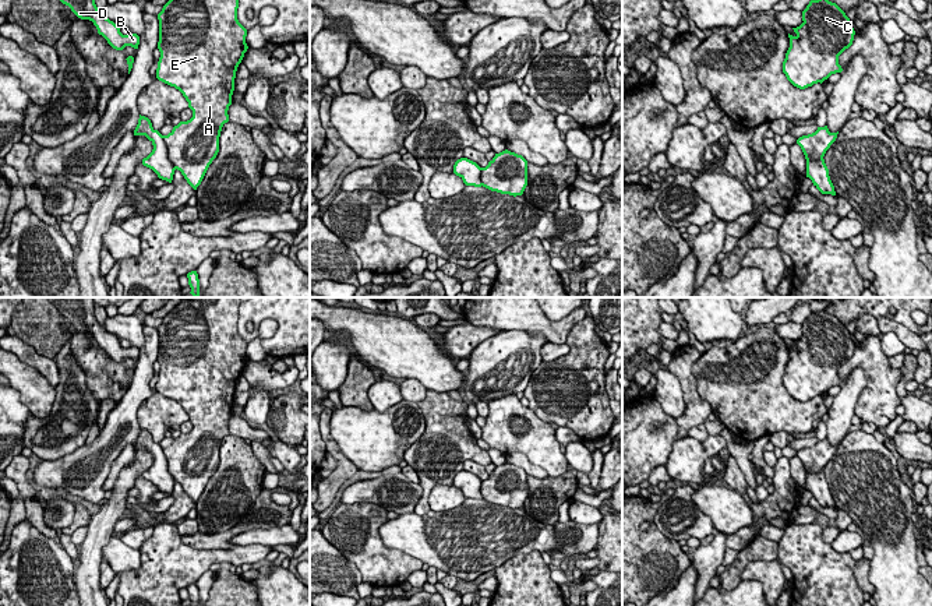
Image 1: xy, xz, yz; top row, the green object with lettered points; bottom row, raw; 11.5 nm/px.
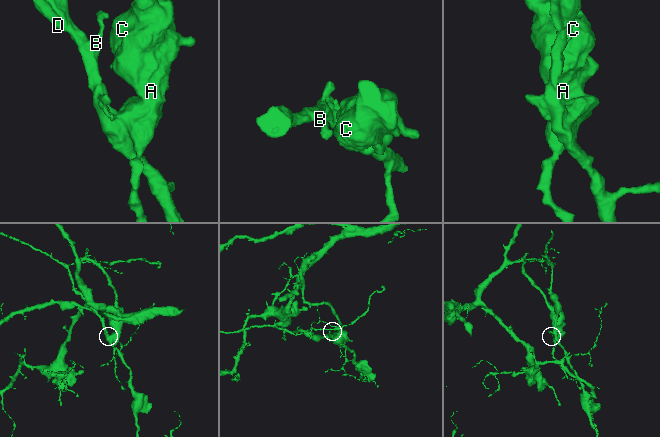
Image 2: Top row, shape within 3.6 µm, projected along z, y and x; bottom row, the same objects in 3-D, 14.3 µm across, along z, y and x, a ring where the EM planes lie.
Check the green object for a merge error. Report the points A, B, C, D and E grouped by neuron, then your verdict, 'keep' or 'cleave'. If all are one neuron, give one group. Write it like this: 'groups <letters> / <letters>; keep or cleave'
groups A C E / B D; cleave

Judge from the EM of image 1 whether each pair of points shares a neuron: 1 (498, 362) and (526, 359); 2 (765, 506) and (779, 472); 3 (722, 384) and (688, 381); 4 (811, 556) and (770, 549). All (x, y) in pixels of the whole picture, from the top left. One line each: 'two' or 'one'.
1: one
2: one
3: two
4: two

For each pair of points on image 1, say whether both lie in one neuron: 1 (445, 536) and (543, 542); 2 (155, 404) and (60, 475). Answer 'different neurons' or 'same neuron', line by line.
1: same neuron
2: different neurons

